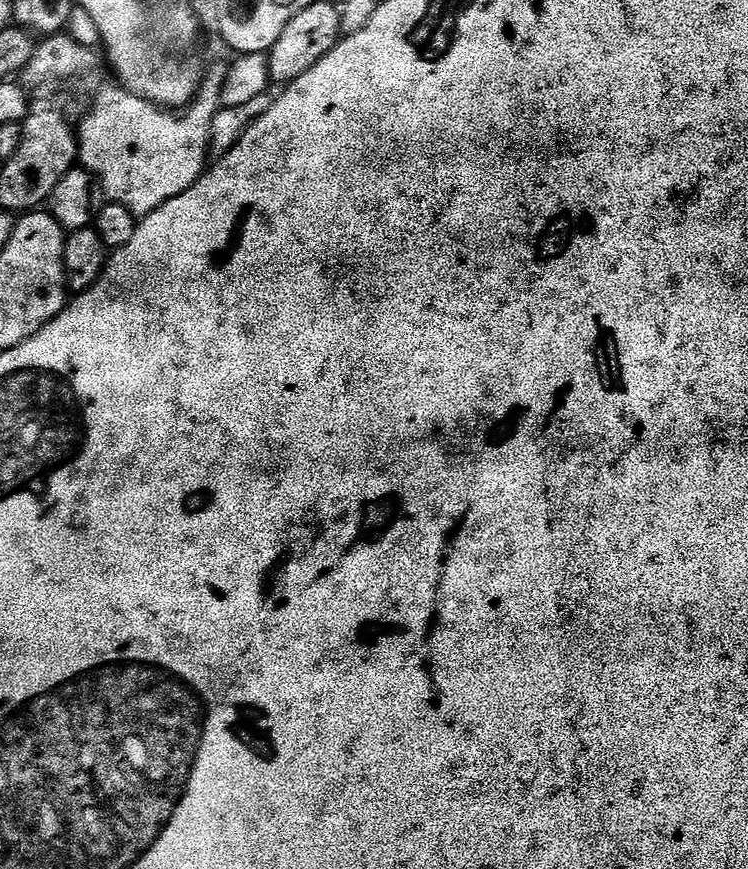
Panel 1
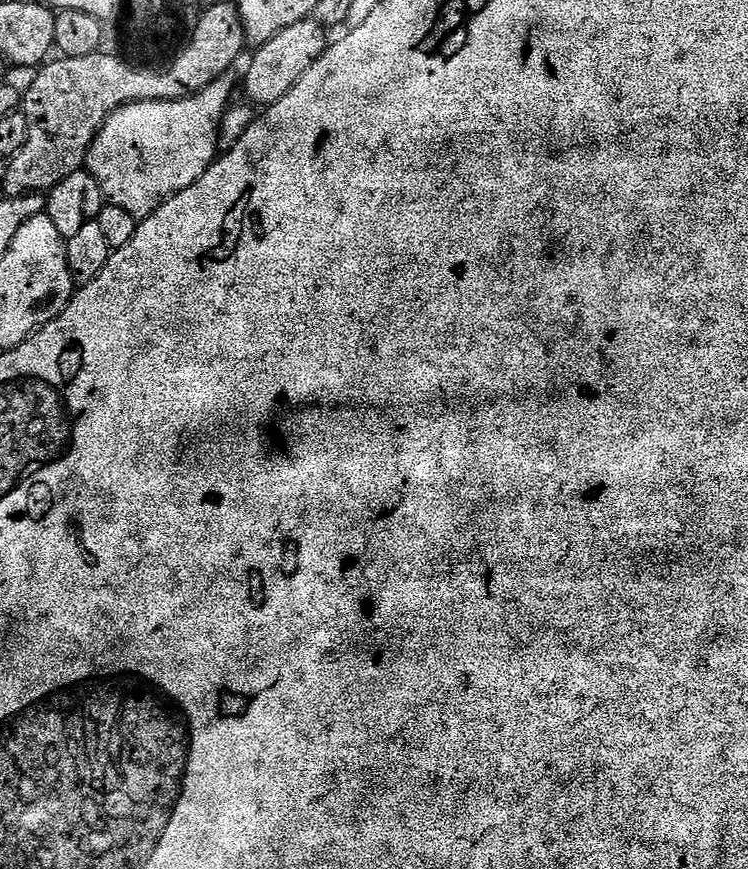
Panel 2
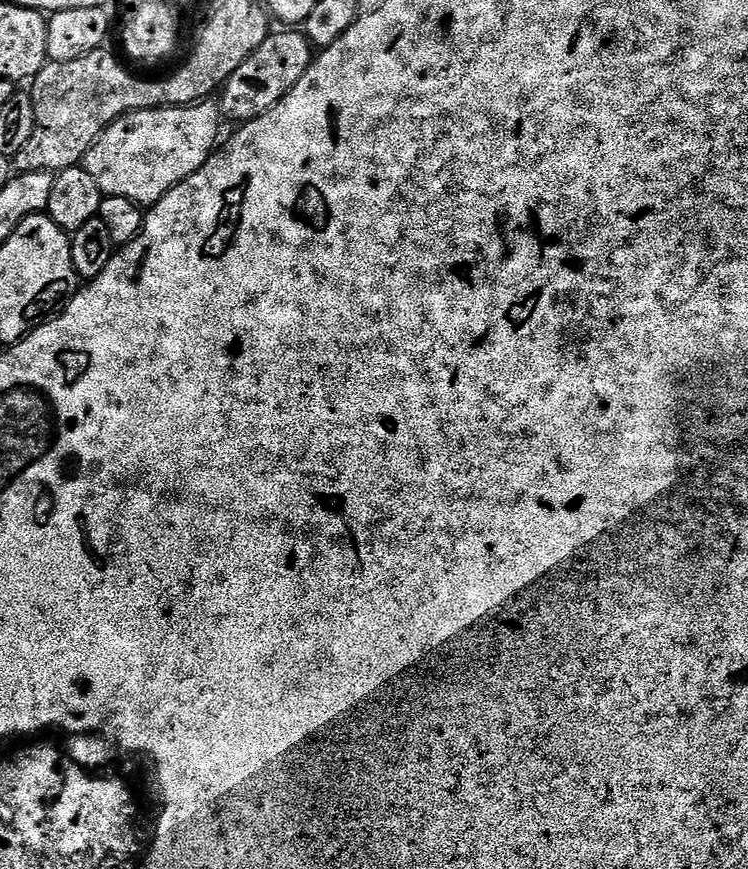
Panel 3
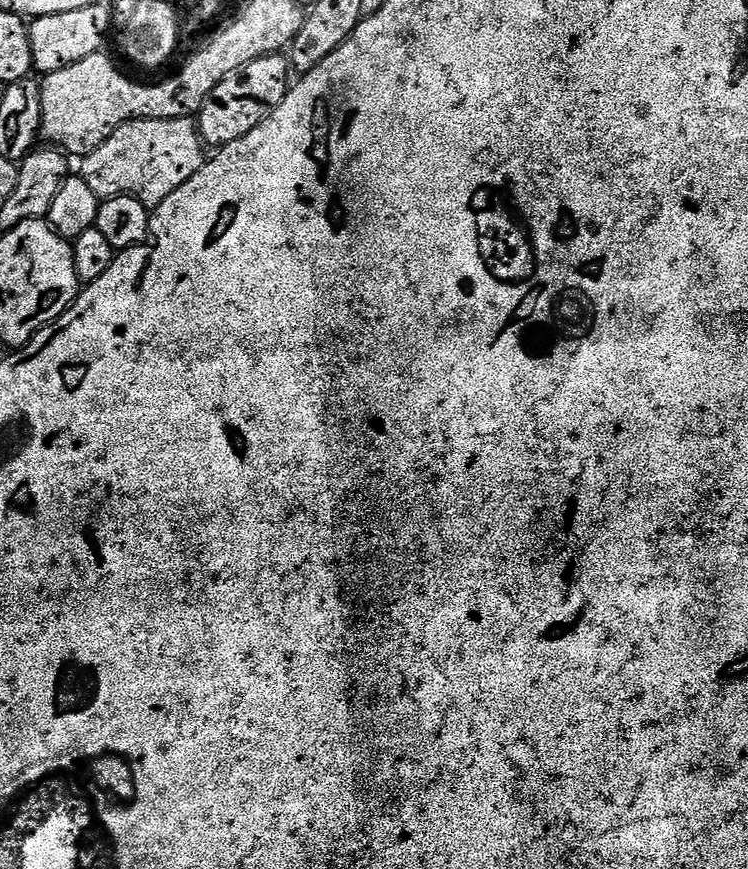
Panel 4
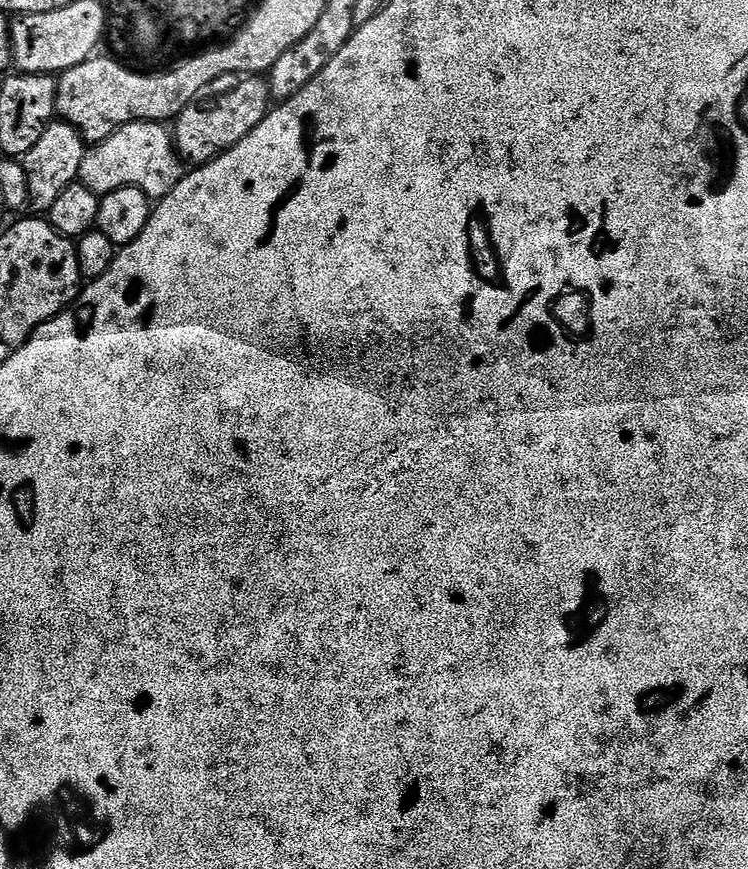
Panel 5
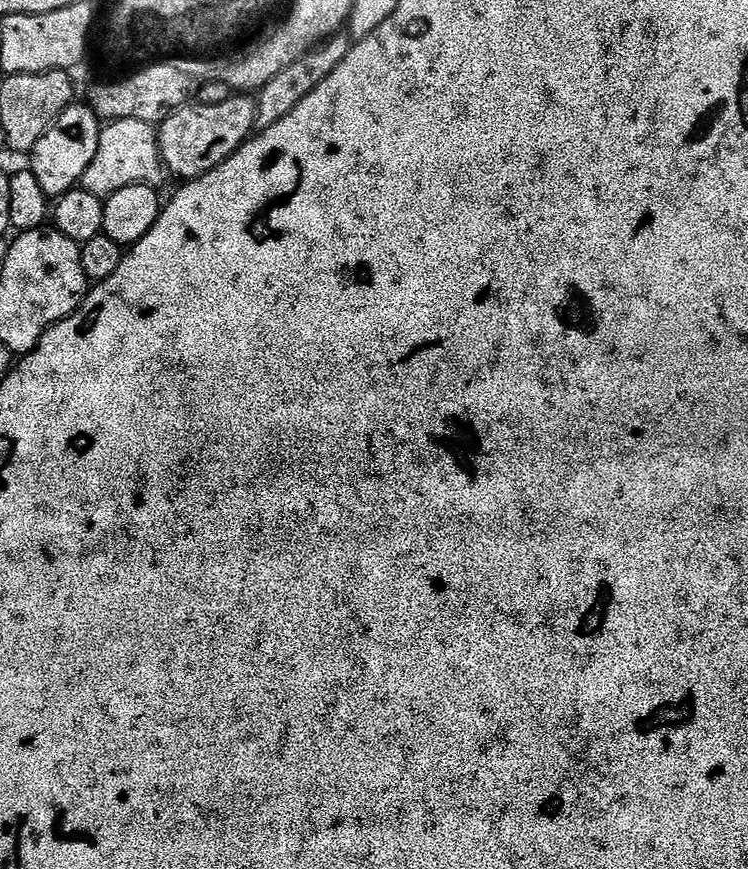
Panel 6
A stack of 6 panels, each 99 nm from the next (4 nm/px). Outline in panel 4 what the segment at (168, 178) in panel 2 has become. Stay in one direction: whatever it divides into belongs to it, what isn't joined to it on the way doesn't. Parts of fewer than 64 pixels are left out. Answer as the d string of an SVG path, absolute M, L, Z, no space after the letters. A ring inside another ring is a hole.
M183 116L173 120L128 120L98 150L79 161L79 175L84 177L86 186L94 190L101 200L109 200L115 196L137 196L149 210L157 208L163 200L170 198L178 186L190 182L194 174L198 174L206 159L206 145L200 138L200 130L195 119Z

